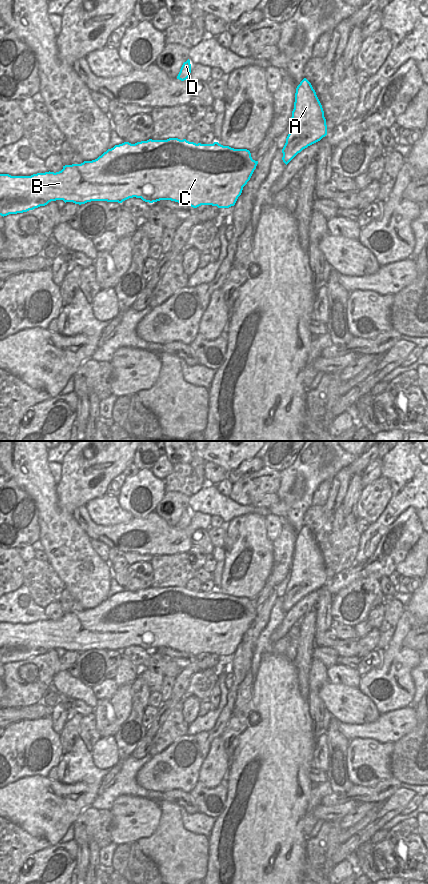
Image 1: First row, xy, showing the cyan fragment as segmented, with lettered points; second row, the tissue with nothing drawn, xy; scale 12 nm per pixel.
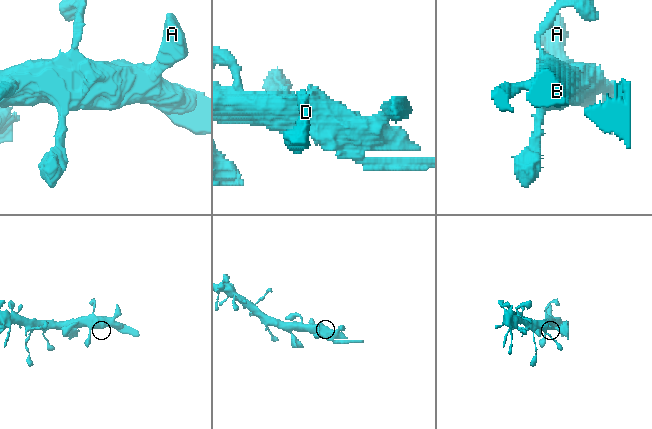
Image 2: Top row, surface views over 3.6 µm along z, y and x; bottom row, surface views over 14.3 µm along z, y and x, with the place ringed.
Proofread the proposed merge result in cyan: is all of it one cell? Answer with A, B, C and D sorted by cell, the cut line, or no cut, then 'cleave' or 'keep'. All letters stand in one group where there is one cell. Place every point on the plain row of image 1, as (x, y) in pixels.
groups A B C D; cut none; keep

